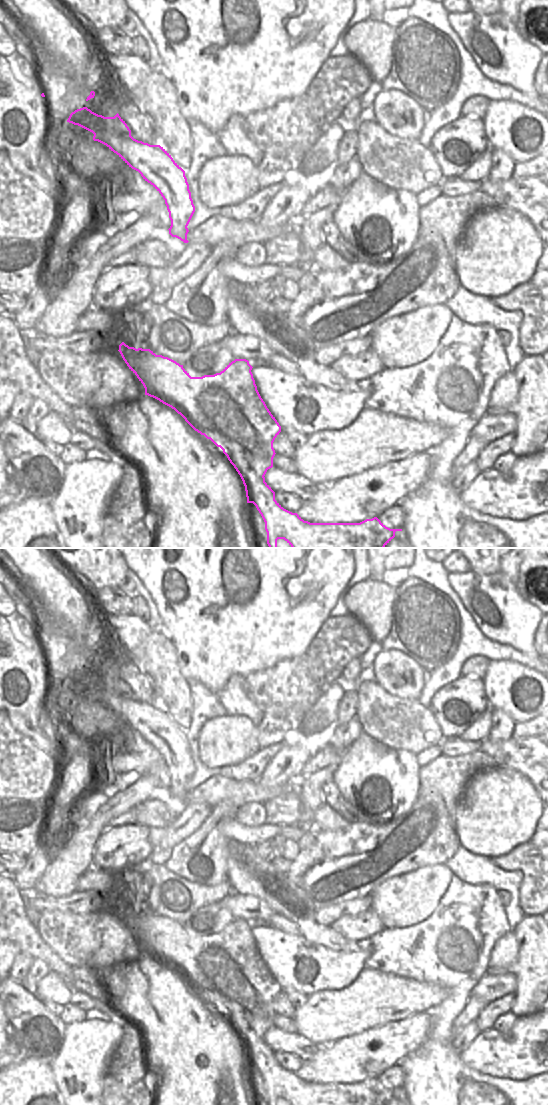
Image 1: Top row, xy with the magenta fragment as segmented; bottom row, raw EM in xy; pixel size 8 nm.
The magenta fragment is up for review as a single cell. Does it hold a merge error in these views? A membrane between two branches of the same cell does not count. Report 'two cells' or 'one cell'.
two cells

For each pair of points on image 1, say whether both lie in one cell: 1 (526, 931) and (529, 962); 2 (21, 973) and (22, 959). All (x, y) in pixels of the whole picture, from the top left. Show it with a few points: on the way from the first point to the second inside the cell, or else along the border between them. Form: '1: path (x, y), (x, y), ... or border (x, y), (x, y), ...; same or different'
1: path (529, 939), (529, 954); same
2: path (21, 970), (22, 962); same

